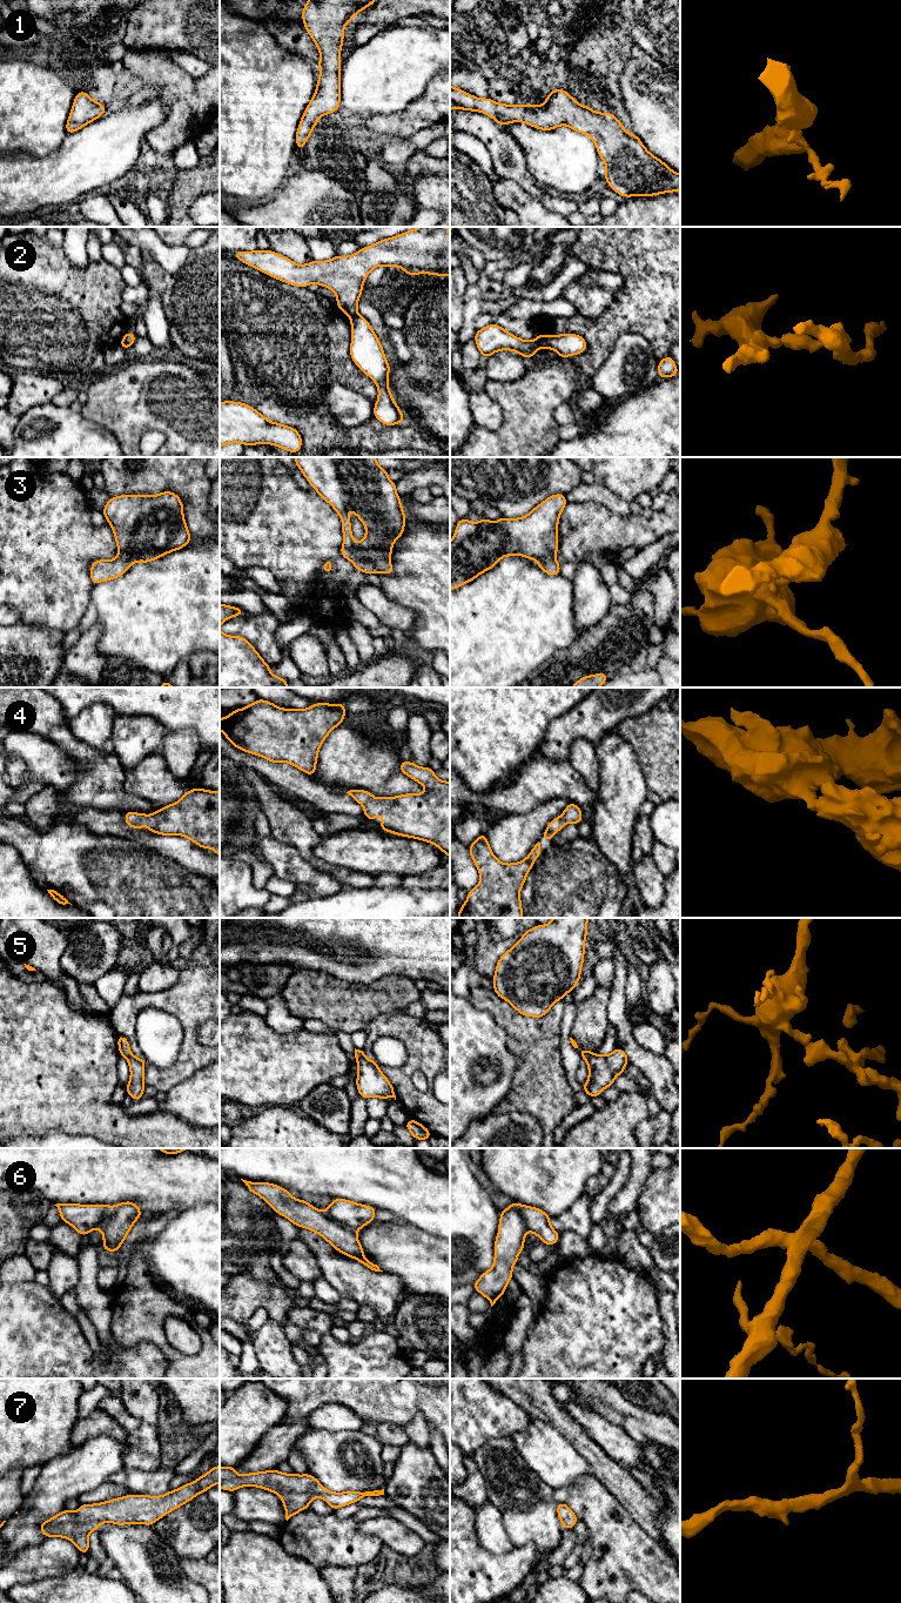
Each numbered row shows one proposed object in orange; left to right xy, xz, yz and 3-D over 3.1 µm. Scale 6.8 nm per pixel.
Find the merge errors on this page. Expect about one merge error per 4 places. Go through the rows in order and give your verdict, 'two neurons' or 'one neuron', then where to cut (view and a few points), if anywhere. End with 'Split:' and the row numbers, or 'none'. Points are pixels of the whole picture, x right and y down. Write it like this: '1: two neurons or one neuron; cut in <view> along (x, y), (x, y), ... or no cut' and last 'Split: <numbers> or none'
1: one neuron; no cut
2: two neurons; cut in yz along (536, 340), (540, 347)
3: one neuron; no cut
4: one neuron; no cut
5: two neurons; cut in yz along (594, 1053), (586, 1060)
6: two neurons; cut in xz along (324, 1212), (331, 1219), (355, 1232)
7: one neuron; no cut
Split: 2, 5, 6

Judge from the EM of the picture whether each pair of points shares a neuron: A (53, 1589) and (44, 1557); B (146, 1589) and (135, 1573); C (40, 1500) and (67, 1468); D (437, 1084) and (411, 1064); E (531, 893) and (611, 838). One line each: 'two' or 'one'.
A: two
B: one
C: one
D: two
E: two

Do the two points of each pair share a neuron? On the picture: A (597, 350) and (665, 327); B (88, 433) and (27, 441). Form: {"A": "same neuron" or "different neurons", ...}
{"A": "same neuron", "B": "same neuron"}

